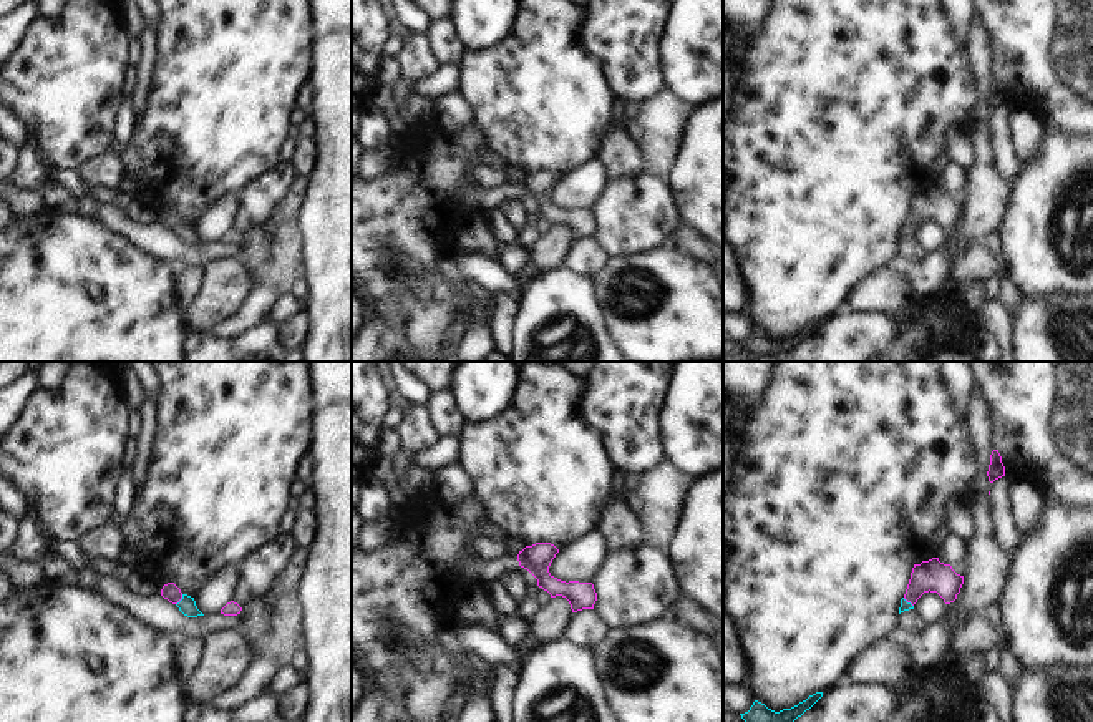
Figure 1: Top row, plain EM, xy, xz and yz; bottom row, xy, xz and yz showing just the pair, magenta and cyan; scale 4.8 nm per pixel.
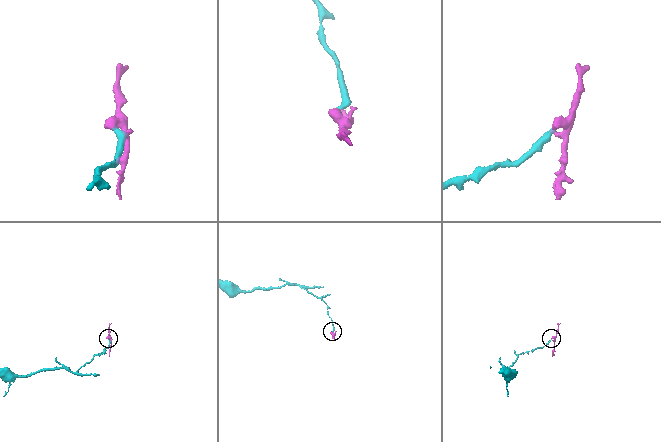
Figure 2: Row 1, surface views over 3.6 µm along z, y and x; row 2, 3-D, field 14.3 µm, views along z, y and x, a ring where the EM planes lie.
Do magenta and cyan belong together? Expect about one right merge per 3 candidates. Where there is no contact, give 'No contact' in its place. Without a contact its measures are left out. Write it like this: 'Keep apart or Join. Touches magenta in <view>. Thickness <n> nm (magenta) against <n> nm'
Join. Touches magenta in xy. Thickness 90 nm (magenta) against 80 nm.

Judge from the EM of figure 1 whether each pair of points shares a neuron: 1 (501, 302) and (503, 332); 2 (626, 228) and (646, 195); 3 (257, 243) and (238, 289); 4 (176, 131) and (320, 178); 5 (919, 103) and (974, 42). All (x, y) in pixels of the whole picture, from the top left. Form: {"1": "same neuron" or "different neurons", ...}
{"1": "same neuron", "2": "same neuron", "3": "different neurons", "4": "different neurons", "5": "different neurons"}

